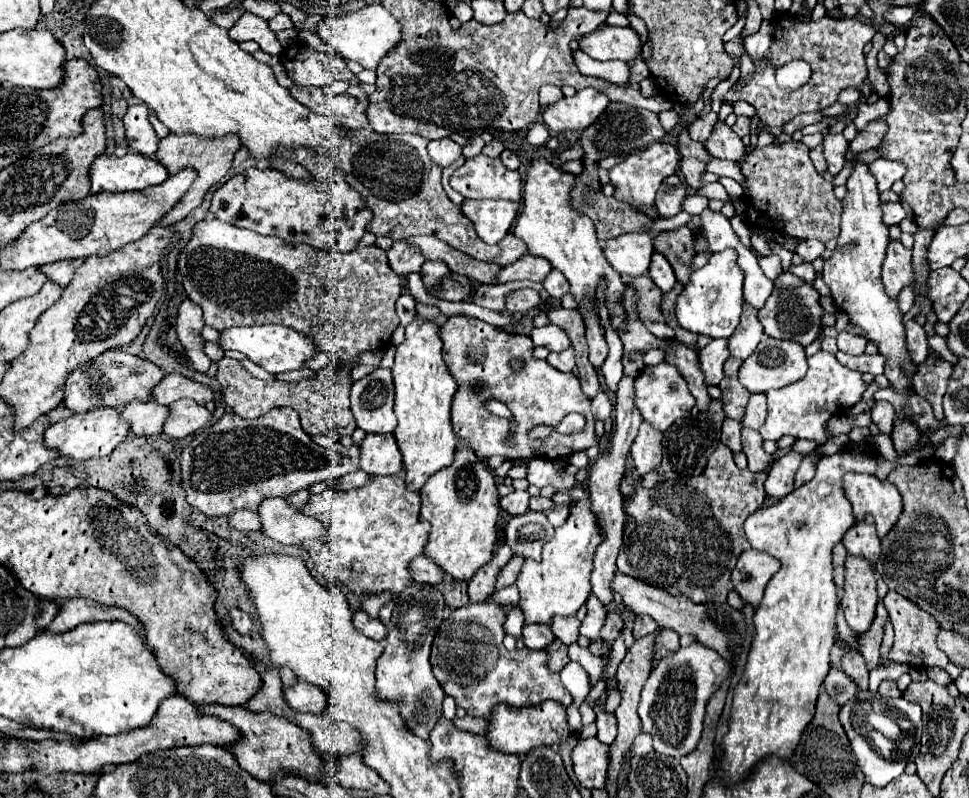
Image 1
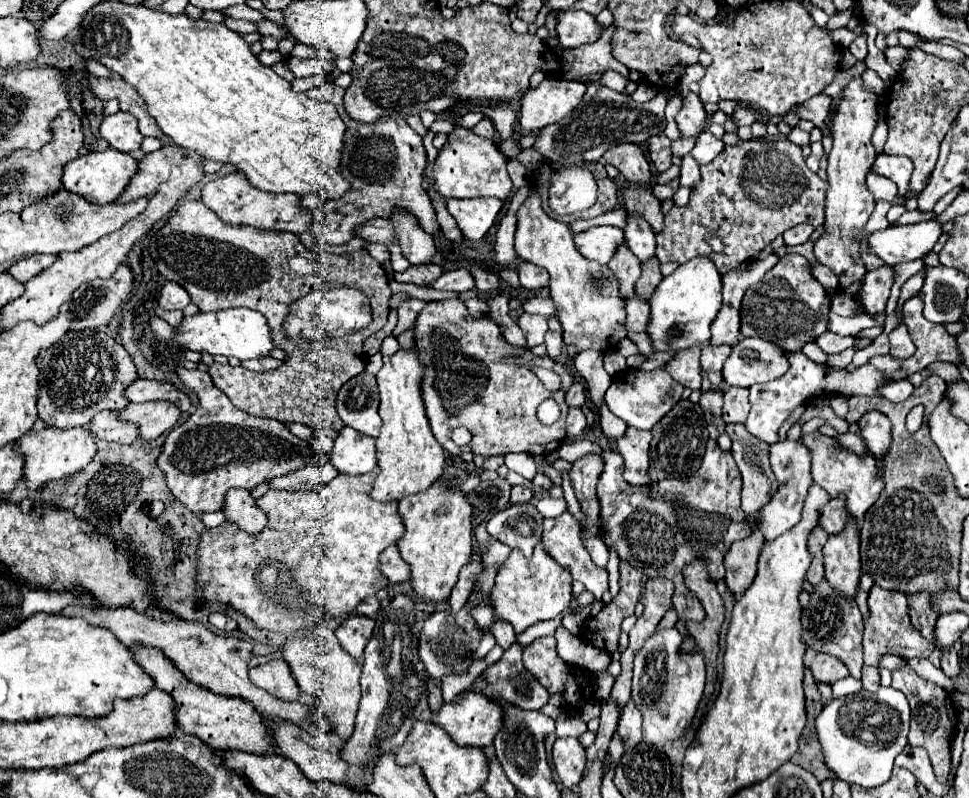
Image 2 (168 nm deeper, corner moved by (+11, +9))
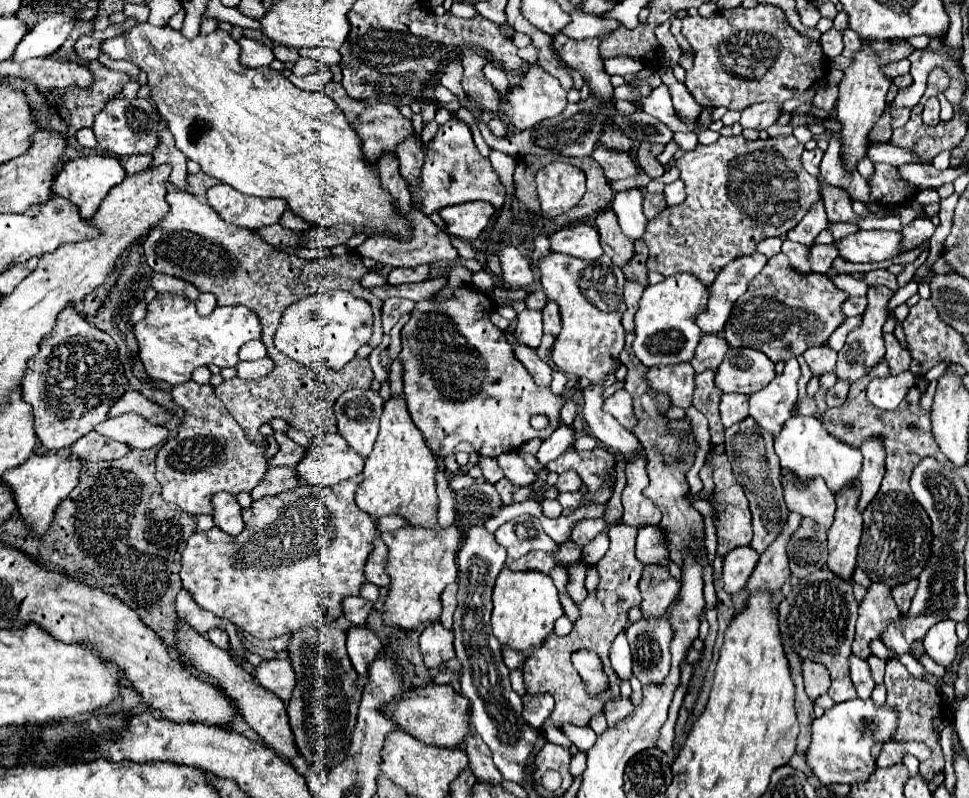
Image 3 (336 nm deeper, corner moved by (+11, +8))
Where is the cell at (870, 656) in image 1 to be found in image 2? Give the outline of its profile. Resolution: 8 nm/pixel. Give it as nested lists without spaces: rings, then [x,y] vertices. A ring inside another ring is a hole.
[[[822,579],[820,585],[814,585],[814,591],[810,593],[810,603],[802,609],[802,641],[806,643],[806,647],[840,659],[848,667],[850,675],[854,679],[860,679],[860,667],[864,665],[862,631],[864,621],[852,597],[846,597],[834,587],[830,587],[826,579]]]

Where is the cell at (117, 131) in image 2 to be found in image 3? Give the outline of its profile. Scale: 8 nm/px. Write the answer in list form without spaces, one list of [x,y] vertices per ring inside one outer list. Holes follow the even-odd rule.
[[[118,96],[112,102],[108,102],[106,108],[96,116],[92,130],[96,134],[98,146],[104,152],[108,152],[116,158],[126,158],[130,154],[146,154],[146,152],[150,154],[156,148],[158,122],[160,122],[158,110],[156,110],[156,106],[152,106],[152,102],[148,98],[134,98],[128,102],[126,98]]]

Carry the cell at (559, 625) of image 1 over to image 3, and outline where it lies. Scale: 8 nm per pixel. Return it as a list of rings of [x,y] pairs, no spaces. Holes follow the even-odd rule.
[[[578,650],[572,654],[572,664],[578,670],[578,674],[582,676],[582,680],[588,684],[590,694],[596,694],[608,688],[608,678],[602,672],[602,664],[596,652]]]

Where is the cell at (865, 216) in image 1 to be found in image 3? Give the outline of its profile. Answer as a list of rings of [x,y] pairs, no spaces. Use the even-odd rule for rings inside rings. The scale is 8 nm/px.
[[[862,40],[862,50],[852,58],[852,66],[844,70],[844,78],[840,82],[840,94],[838,94],[838,102],[836,102],[836,118],[842,124],[840,130],[840,154],[842,154],[842,162],[844,168],[856,170],[858,162],[862,158],[868,156],[868,148],[870,148],[870,130],[874,128],[874,124],[880,120],[884,108],[886,108],[886,92],[890,88],[890,80],[880,72],[880,66],[886,62],[898,62],[902,58],[908,58],[914,52],[914,48],[910,44],[894,44],[892,50],[886,52],[872,52],[868,48],[868,40]]]

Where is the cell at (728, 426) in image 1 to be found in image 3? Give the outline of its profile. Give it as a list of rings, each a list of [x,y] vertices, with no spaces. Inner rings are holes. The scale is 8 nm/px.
[[[706,370],[702,374],[696,374],[694,406],[708,418],[710,436],[712,436],[714,446],[724,442],[724,426],[720,424],[720,414],[718,414],[720,398],[722,398],[722,390],[718,390],[714,384],[714,372]]]

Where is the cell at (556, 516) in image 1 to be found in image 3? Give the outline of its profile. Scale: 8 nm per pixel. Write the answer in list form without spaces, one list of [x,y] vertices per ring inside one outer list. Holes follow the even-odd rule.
[[[542,500],[542,512],[546,518],[562,516],[562,506],[558,500]]]

